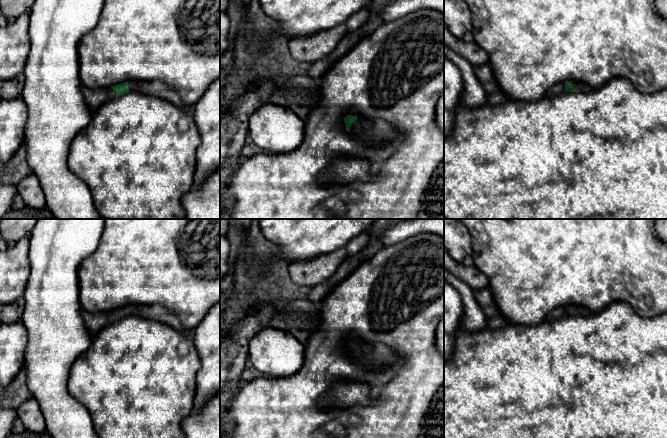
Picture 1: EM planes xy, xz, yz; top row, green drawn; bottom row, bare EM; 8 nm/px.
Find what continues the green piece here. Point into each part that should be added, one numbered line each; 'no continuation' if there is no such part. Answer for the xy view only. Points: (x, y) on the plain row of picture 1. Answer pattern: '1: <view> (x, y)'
1: xy (157, 313)
2: xy (95, 322)

